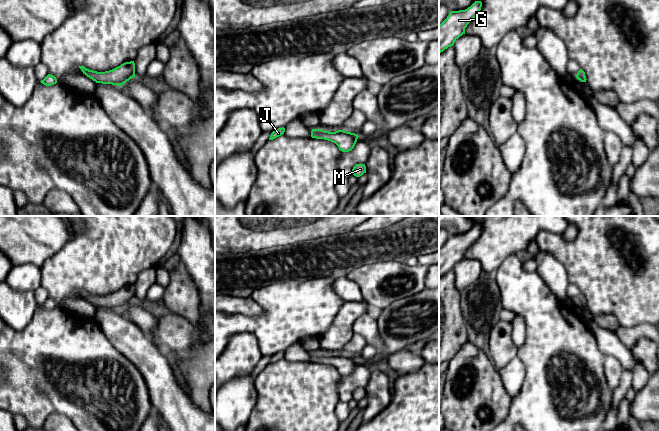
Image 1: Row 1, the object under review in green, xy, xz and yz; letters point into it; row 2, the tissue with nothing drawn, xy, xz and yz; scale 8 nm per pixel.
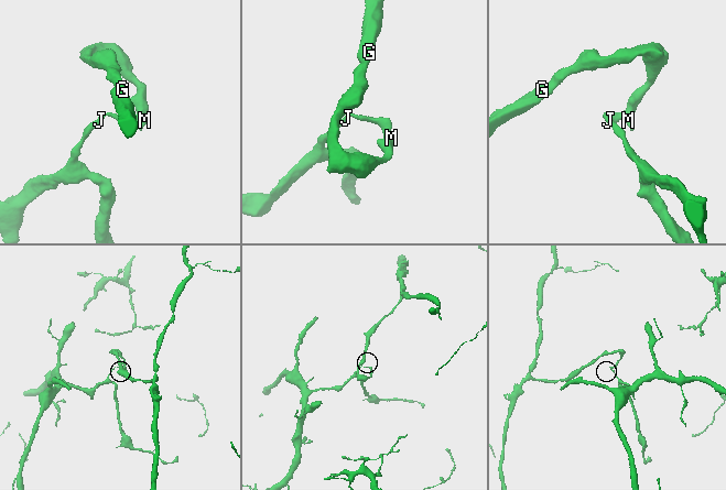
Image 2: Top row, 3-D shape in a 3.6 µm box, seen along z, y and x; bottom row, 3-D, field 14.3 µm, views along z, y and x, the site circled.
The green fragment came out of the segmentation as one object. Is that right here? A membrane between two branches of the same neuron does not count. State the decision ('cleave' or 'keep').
cleave

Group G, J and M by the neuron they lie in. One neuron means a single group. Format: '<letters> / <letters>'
G M / J

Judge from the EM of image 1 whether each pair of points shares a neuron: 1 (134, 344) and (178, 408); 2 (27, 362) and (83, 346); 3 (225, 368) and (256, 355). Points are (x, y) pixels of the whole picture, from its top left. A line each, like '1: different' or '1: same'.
1: same
2: same
3: same

